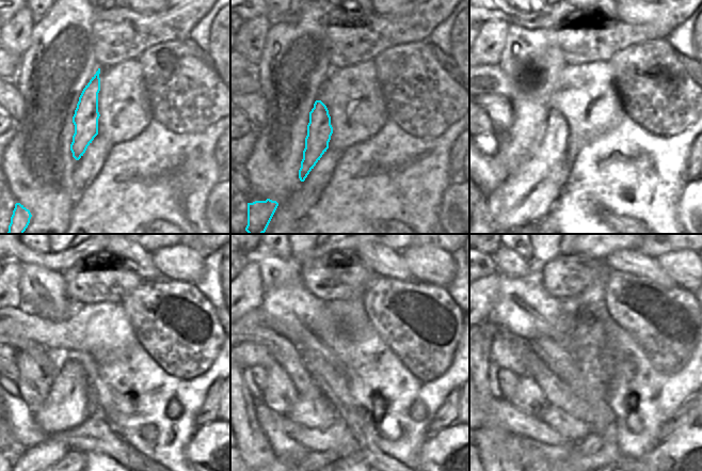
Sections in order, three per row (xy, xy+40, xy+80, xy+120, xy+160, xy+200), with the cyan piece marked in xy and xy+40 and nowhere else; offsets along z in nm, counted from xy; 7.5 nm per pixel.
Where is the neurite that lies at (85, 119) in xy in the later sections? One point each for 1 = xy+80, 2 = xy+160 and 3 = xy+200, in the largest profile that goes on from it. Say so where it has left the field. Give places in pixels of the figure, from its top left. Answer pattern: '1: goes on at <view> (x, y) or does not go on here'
1: goes on at xy+80 (553, 151)
2: goes on at xy+160 (312, 410)
3: goes on at xy+200 (574, 430)

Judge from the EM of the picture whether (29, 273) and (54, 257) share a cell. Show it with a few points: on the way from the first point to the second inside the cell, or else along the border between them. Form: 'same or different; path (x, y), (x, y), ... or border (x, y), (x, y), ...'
different; border (21, 262), (32, 262), (63, 271)

